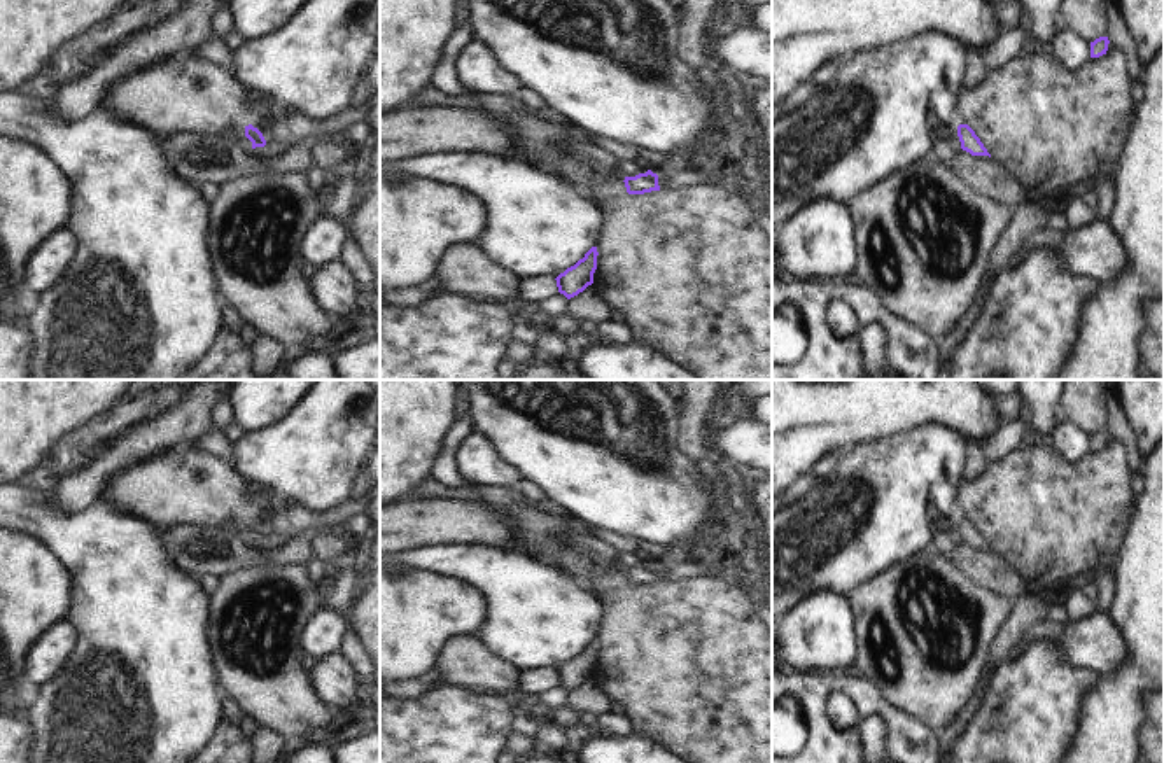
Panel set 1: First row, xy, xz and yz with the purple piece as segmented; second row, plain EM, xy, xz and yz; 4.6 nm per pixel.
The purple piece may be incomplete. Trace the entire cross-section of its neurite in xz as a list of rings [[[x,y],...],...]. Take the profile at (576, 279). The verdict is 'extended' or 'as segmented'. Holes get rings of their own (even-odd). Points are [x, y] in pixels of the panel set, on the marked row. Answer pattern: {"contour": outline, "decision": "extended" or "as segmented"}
{"contour": [[[592,247],[583,259],[579,259],[574,266],[560,273],[555,278],[558,292],[571,299],[583,292],[588,285],[592,285],[593,273],[597,270],[597,256],[597,247]]], "decision": "as segmented"}

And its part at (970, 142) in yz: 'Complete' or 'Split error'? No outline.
Complete

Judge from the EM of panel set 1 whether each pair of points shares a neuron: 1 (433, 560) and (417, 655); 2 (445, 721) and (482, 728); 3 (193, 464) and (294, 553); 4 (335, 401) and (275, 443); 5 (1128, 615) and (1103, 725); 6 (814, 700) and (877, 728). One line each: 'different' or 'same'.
1: different
2: same
3: different
4: same
5: same
6: different

